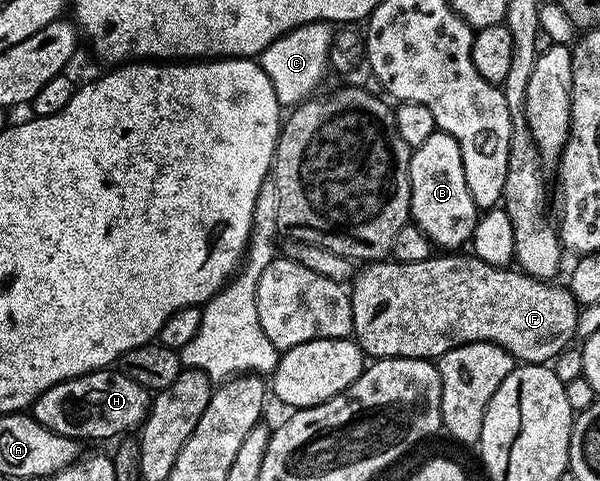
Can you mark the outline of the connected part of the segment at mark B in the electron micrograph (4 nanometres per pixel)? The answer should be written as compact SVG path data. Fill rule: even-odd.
M436 131L425 143L414 146L409 163L411 184L410 220L431 242L443 251L459 251L470 242L480 210L475 208L473 195L465 184L465 163L457 139Z

